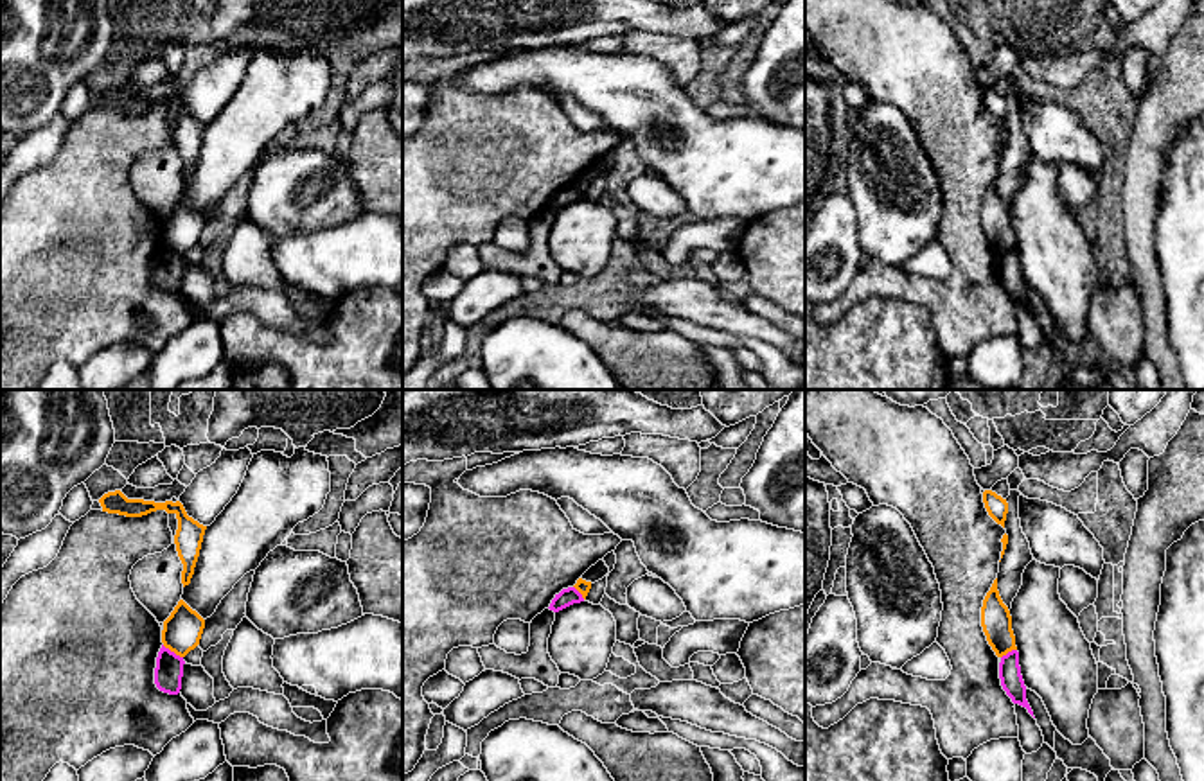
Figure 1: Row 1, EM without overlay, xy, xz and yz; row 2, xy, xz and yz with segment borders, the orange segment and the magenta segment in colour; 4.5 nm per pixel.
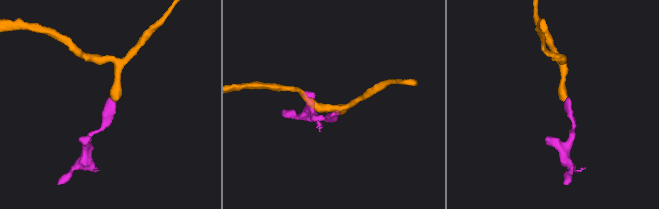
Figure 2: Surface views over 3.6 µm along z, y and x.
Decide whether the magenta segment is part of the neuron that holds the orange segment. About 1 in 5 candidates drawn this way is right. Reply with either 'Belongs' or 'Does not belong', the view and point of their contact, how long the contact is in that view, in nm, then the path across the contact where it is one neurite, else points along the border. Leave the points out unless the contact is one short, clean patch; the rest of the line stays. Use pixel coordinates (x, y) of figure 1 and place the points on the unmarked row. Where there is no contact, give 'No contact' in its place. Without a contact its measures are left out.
Does not belong. Touches orange at xy (173, 248). Shared border 110 nm. Boundary: xy (162, 243), (182, 255)

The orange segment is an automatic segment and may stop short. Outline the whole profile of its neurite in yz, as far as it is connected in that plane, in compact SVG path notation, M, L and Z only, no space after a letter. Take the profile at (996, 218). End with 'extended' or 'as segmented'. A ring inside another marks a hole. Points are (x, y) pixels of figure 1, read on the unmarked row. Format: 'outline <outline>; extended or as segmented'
outline M997 176L994 178L990 189L983 197L981 224L988 242L992 244L997 255L1006 253L1012 248L1017 248L1015 233L1012 228L1012 214L999 194Z; as segmented

